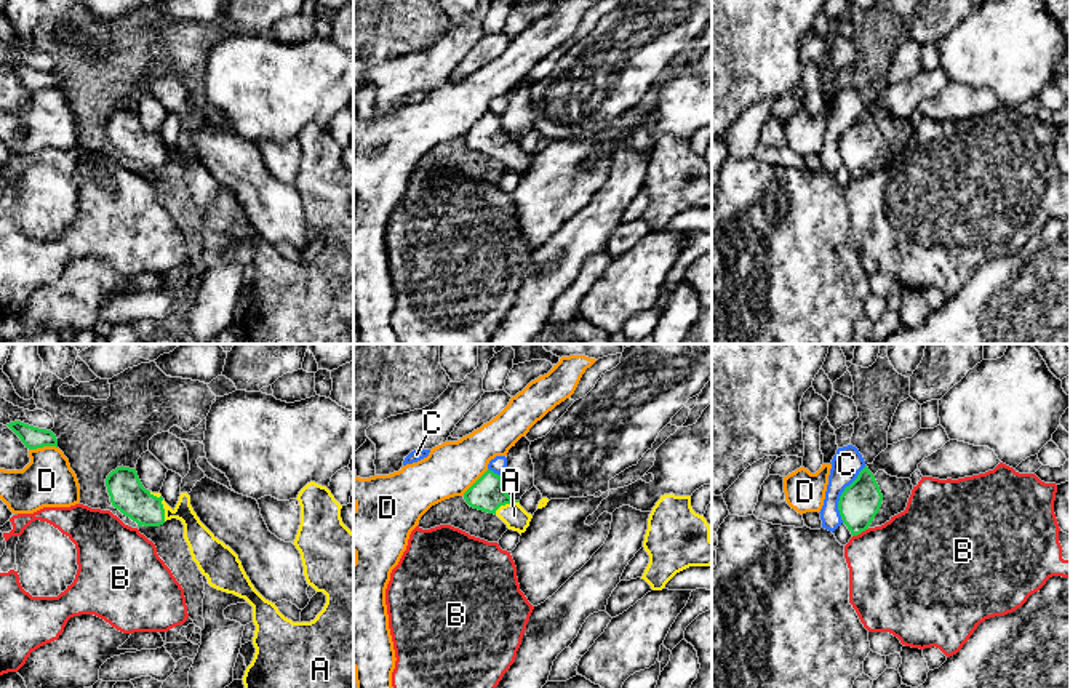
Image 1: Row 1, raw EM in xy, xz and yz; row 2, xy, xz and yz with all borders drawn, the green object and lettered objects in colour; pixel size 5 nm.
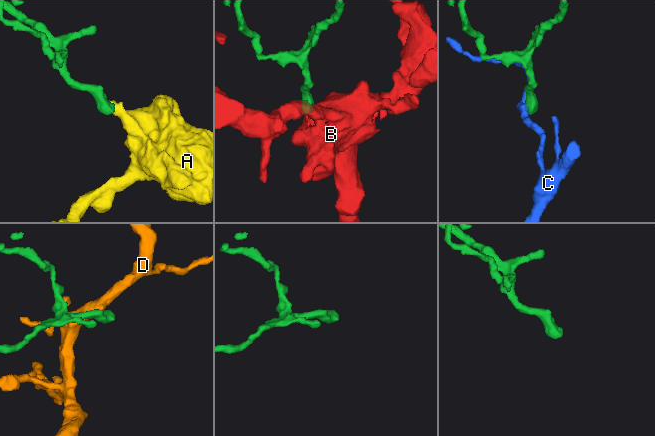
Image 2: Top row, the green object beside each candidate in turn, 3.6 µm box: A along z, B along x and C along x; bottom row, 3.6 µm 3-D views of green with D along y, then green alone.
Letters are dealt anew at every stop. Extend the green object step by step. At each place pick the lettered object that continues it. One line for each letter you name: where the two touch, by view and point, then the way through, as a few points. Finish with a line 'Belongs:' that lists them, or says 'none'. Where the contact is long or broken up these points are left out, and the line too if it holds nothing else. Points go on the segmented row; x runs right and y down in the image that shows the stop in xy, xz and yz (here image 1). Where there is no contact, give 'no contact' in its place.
A: contact xz (506, 503); way xz (487, 493), (493, 500), (506, 503), (514, 516)
Belongs: A

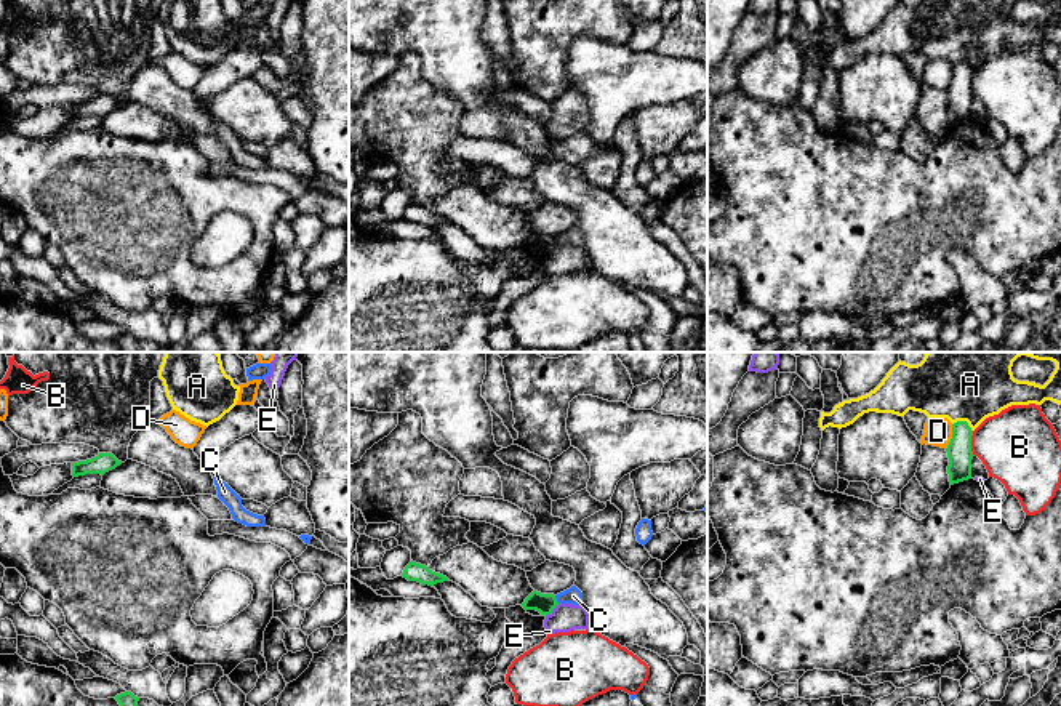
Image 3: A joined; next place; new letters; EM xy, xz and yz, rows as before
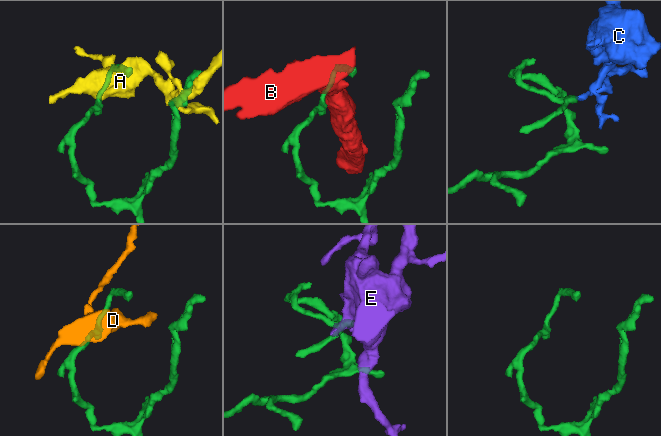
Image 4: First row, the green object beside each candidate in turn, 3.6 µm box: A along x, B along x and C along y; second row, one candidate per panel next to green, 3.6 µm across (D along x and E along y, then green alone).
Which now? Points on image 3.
Belongs: none

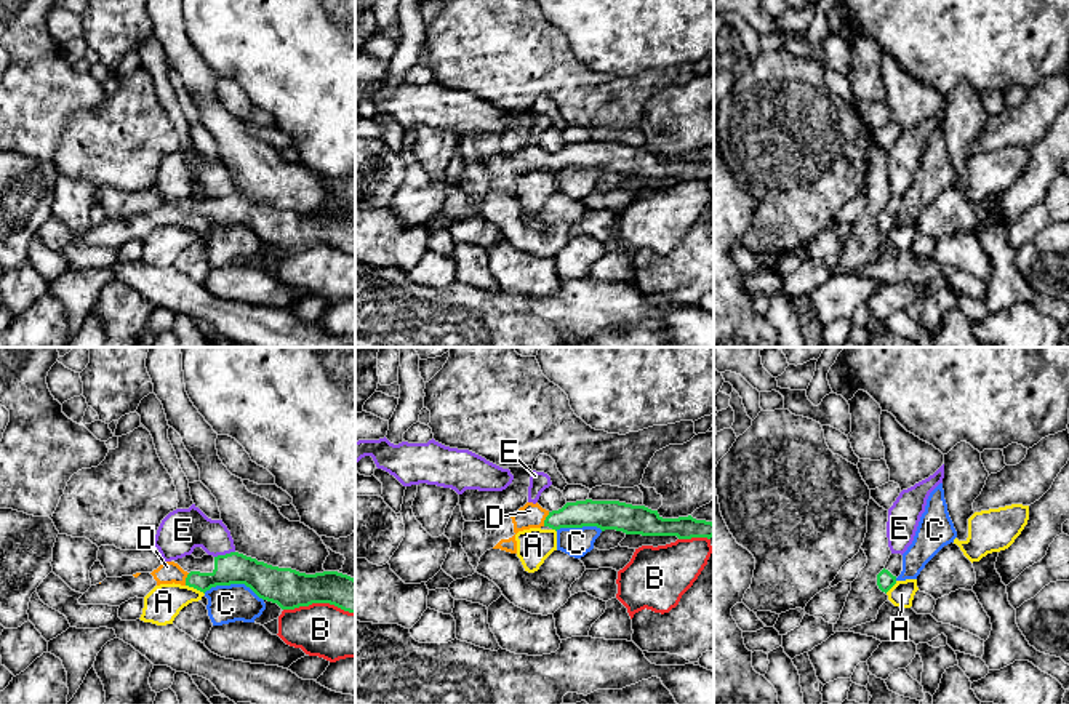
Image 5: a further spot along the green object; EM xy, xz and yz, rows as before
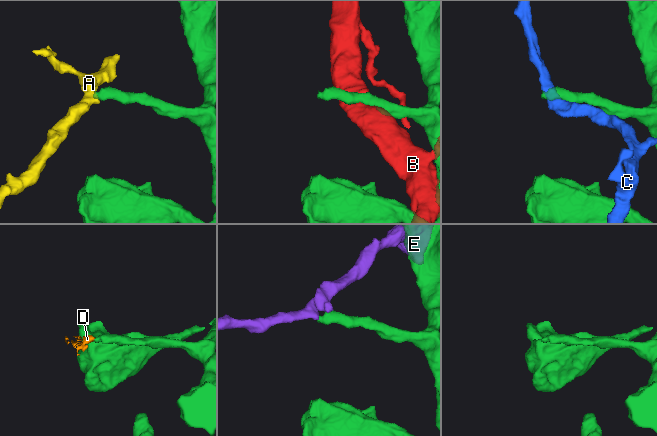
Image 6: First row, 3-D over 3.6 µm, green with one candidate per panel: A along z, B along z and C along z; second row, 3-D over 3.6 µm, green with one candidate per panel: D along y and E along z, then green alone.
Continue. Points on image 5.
D: contact xz (546, 519); way xz (588, 512), (562, 519), (546, 519), (532, 516)
Belongs: D

